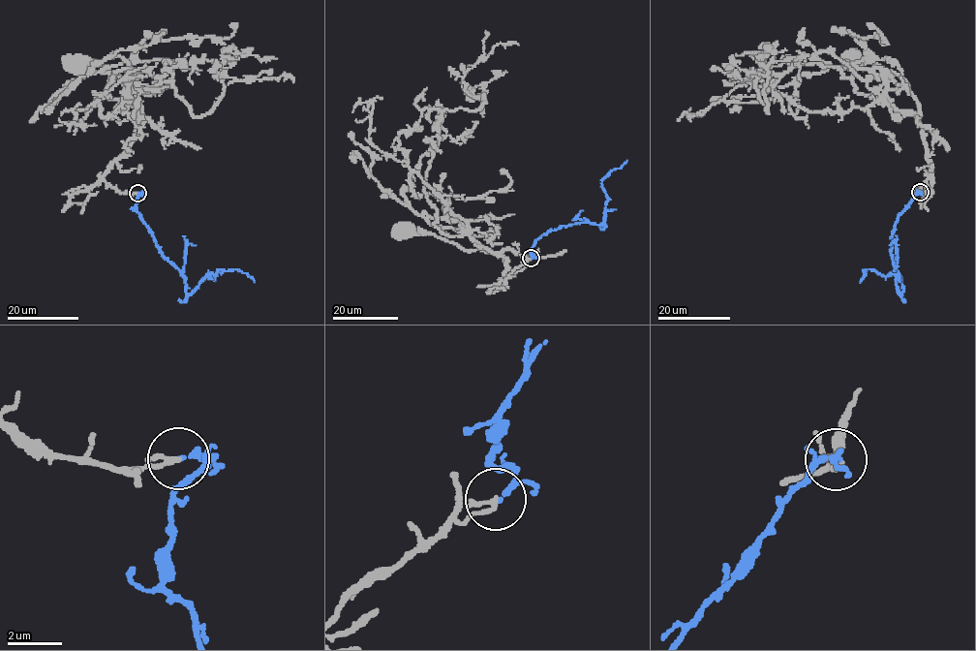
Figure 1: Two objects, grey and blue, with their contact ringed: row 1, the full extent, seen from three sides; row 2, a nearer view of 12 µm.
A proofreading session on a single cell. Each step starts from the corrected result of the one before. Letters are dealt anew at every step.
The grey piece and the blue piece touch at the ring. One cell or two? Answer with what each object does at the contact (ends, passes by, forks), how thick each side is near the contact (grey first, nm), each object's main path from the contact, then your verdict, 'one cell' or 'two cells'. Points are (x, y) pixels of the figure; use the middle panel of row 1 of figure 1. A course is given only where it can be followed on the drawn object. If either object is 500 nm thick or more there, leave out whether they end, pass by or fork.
grey ends; blue passes by; calibres 190 and 150 nm; course grey (532, 258), (504, 281), (506, 258), (479, 250), (467, 251), (430, 233), (403, 232); course blue (532, 258), (536, 240), (549, 232), (579, 223), (600, 226), (607, 197), (602, 179), (627, 161); two cells

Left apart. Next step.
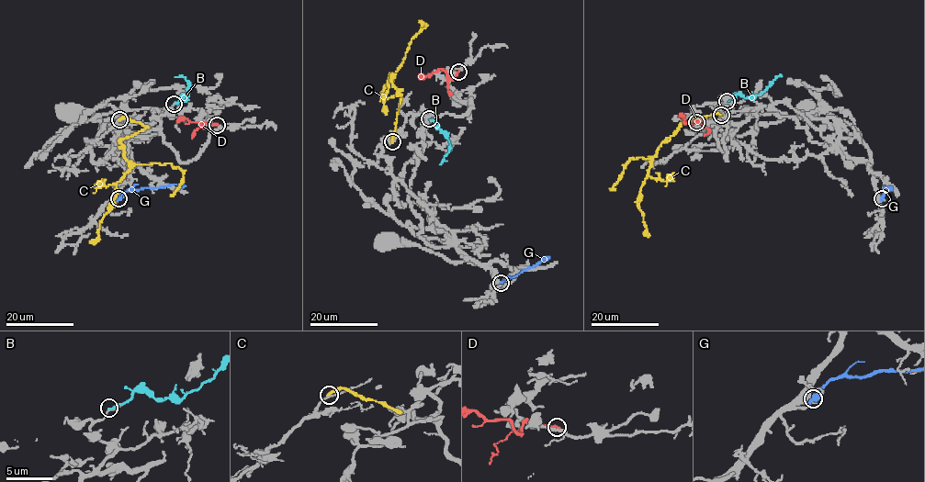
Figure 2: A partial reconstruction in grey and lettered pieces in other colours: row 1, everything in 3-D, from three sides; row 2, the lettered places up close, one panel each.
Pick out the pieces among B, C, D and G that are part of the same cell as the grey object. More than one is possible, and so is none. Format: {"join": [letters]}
{"join": []}

